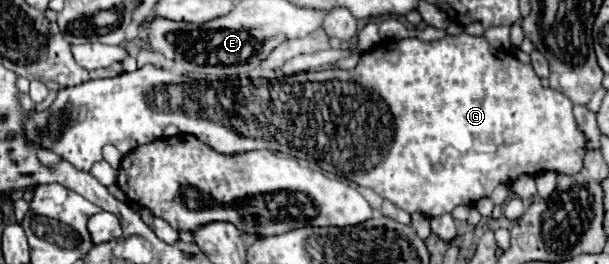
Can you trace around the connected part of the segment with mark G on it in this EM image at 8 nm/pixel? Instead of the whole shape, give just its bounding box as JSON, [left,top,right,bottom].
[25,34,587,218]

